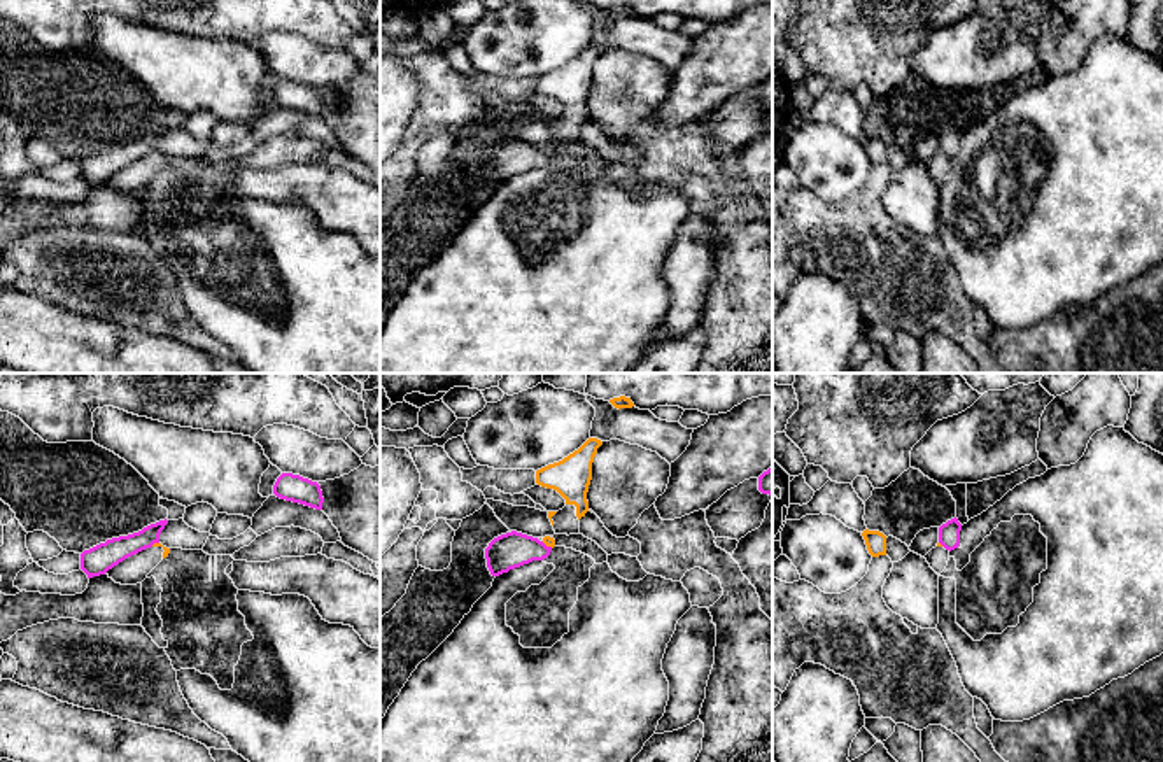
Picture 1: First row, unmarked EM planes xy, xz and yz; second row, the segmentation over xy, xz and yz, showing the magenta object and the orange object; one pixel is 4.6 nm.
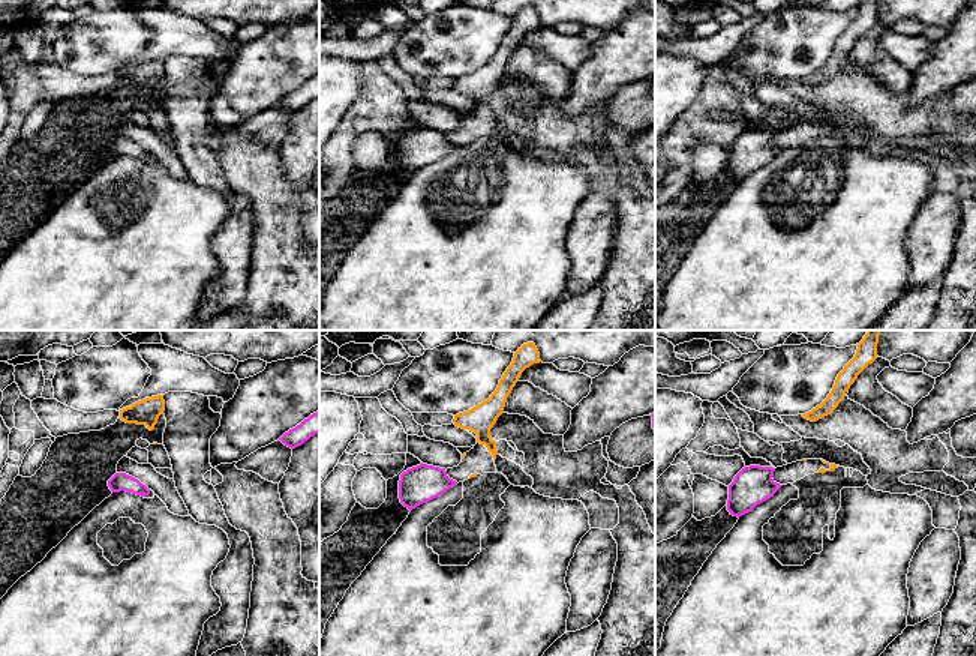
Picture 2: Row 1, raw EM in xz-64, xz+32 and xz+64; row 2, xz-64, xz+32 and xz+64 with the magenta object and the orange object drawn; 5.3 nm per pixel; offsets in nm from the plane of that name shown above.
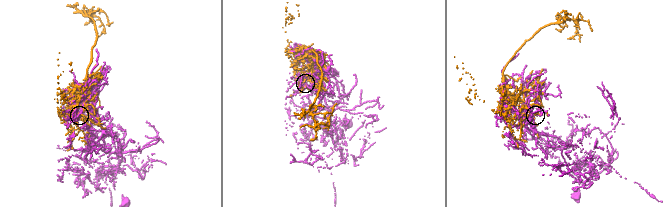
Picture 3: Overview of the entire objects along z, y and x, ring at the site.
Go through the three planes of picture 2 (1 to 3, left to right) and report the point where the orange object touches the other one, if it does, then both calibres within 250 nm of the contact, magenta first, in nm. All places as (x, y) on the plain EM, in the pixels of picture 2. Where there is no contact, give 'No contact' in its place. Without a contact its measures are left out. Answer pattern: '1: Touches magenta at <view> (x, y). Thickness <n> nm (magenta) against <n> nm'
1: No contact
2: No contact
3: No contact

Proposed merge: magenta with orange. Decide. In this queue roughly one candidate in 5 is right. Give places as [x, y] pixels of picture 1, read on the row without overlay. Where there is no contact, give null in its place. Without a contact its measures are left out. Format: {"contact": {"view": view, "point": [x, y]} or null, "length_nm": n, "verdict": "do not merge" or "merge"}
{"contact": {"view": "xz", "point": [545, 153]}, "length_nm": 60, "verdict": "do not merge"}

